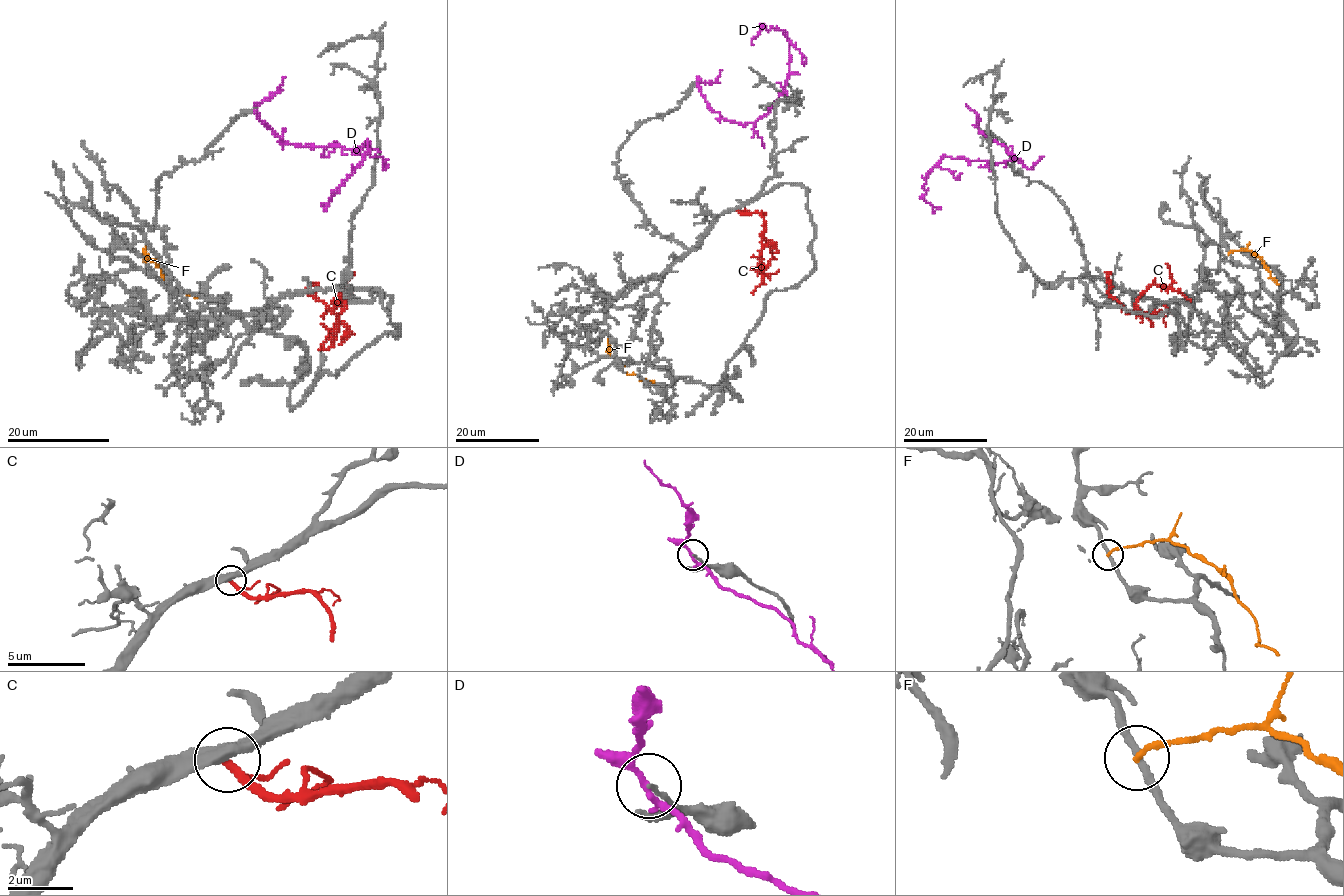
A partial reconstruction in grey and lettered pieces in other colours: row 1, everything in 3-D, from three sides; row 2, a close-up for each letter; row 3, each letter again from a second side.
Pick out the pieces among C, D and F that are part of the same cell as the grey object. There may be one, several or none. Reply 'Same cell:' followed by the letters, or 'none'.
Same cell: none

